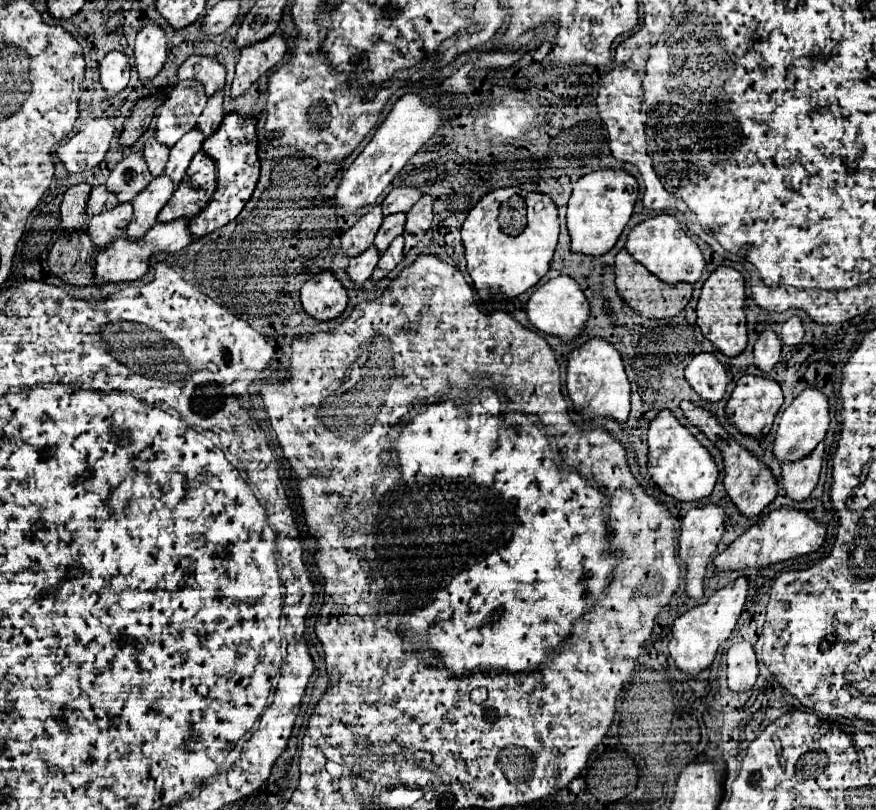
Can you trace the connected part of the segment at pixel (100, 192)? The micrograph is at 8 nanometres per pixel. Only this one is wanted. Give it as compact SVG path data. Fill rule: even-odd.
M98 185L98 187L92 187L90 191L90 201L88 201L88 207L86 207L86 213L88 217L94 217L98 213L104 213L112 207L116 207L116 197L114 195L108 195L108 191L104 191L104 185Z

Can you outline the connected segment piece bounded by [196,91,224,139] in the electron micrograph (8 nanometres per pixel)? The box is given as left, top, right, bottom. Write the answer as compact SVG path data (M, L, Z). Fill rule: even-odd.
M220 91L220 95L212 95L212 99L208 99L206 109L198 117L196 129L202 131L204 139L208 139L210 135L216 133L216 129L222 123L222 119L224 119L224 111L222 111L222 91Z

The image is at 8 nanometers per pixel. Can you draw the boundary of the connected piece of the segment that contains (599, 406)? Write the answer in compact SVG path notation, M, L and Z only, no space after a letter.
M590 339L568 355L566 387L574 411L582 413L584 419L608 417L618 423L626 423L630 413L630 383L618 351L606 339Z

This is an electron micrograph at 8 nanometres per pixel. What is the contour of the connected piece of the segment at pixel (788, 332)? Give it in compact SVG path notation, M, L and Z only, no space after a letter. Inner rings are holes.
M790 317L784 325L782 325L782 333L780 333L780 339L784 345L788 347L796 347L800 345L804 337L804 327L802 327L802 321L798 317Z

